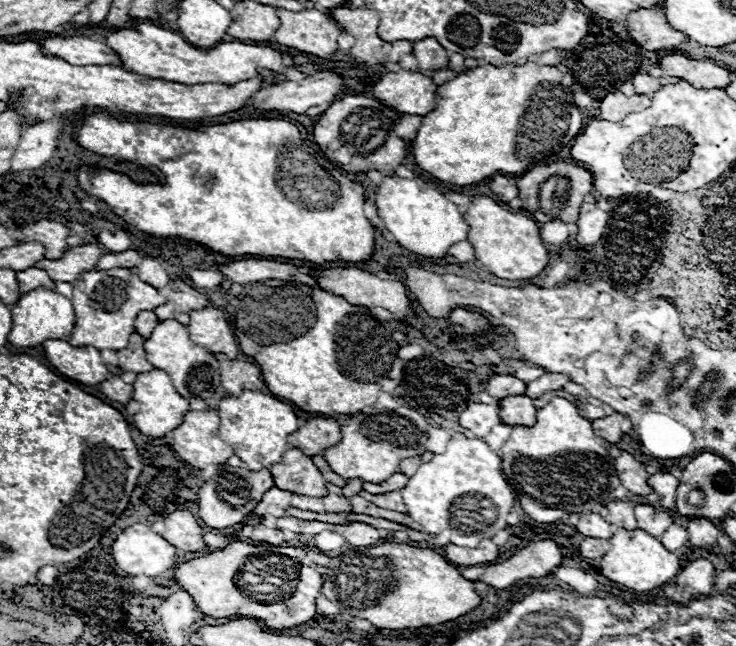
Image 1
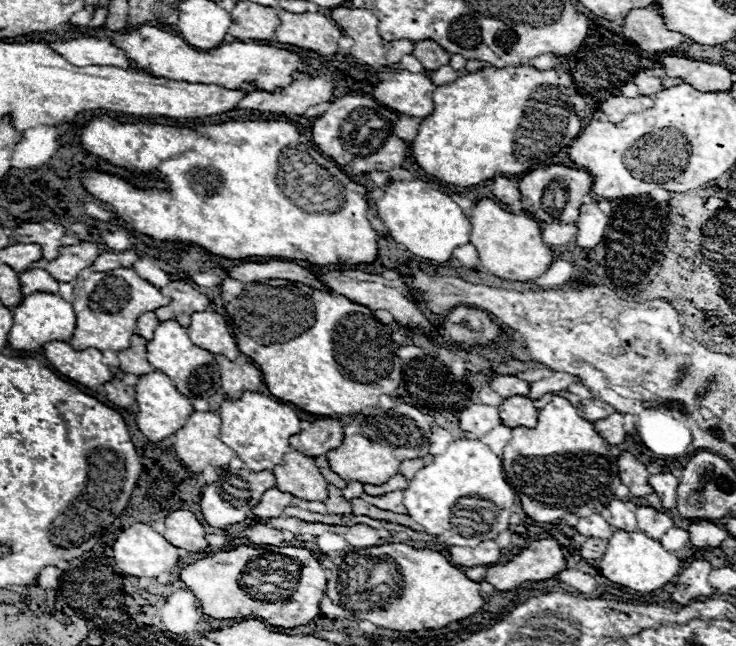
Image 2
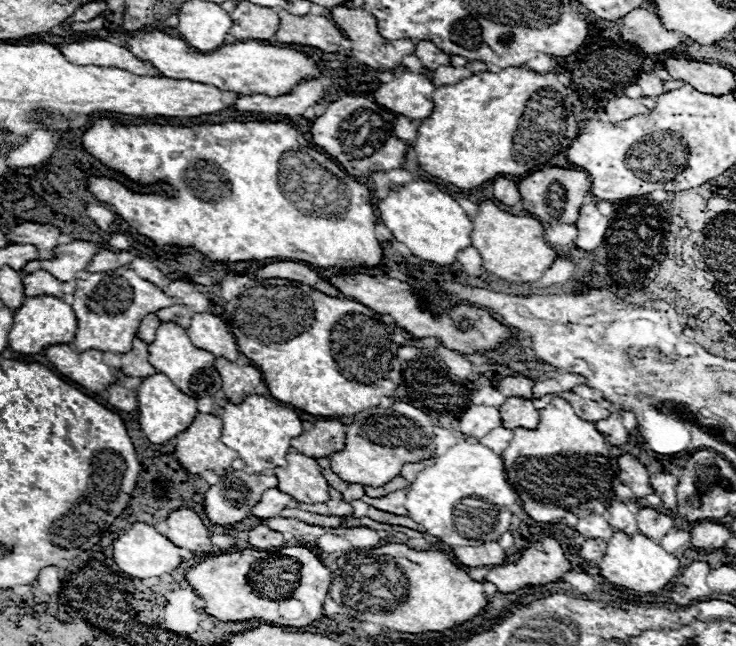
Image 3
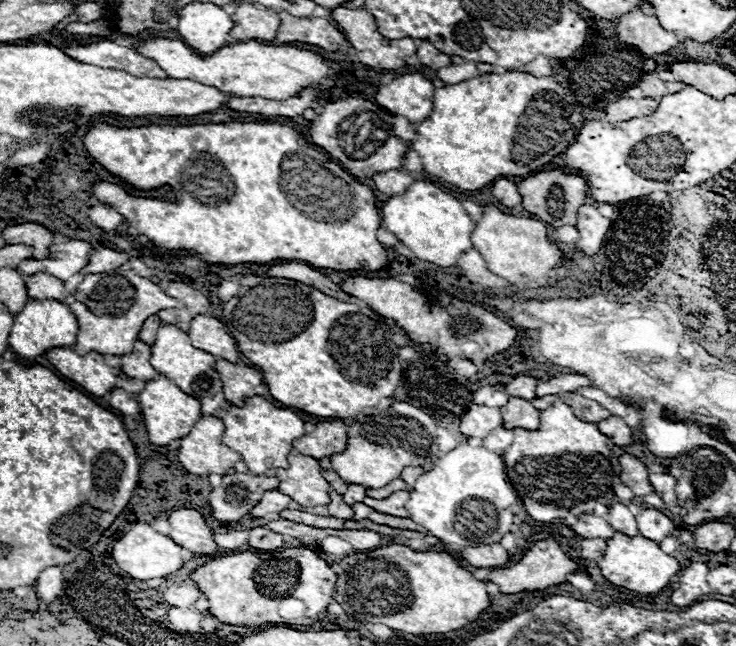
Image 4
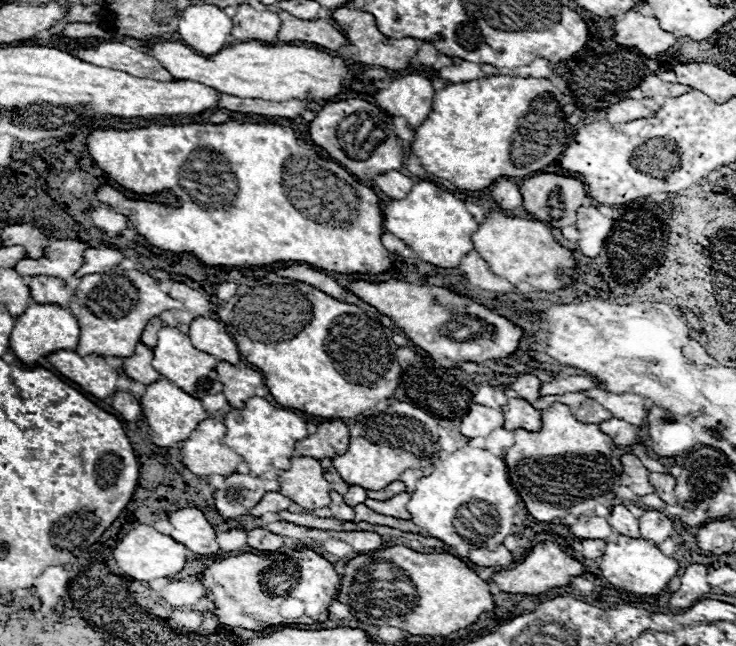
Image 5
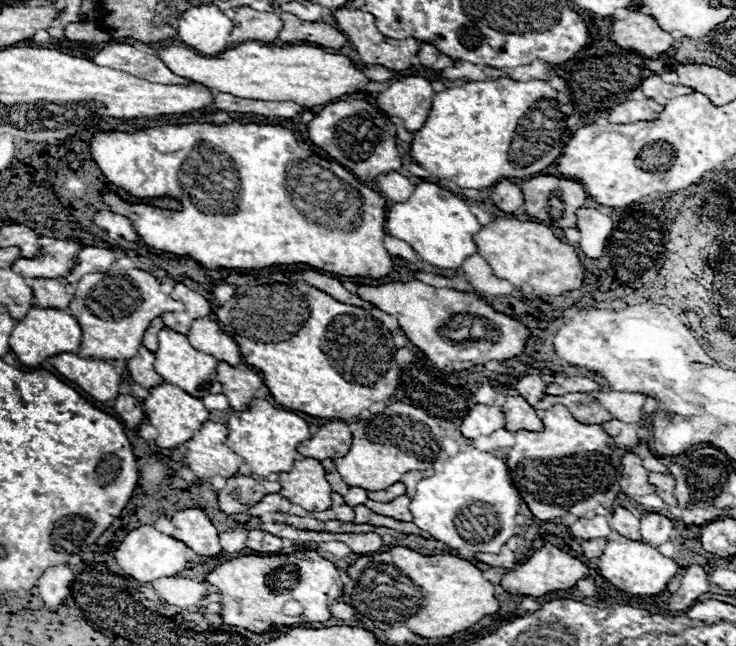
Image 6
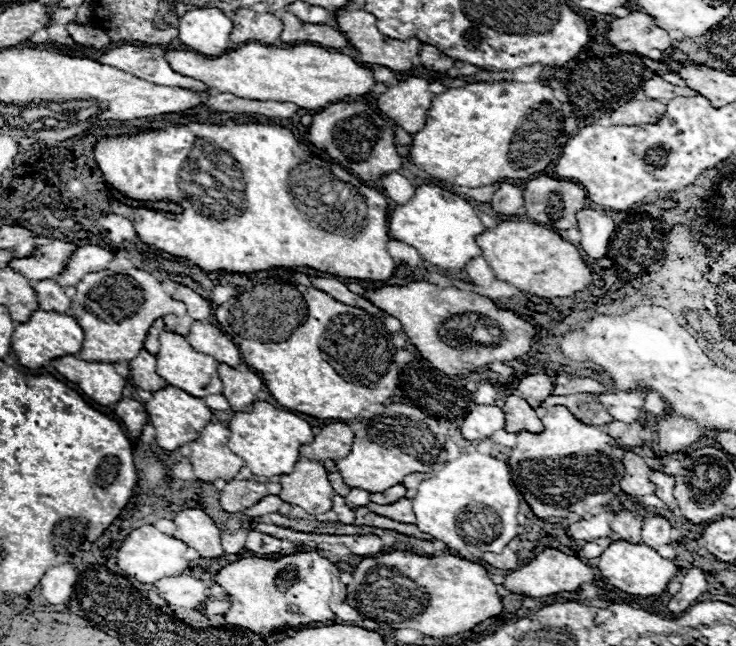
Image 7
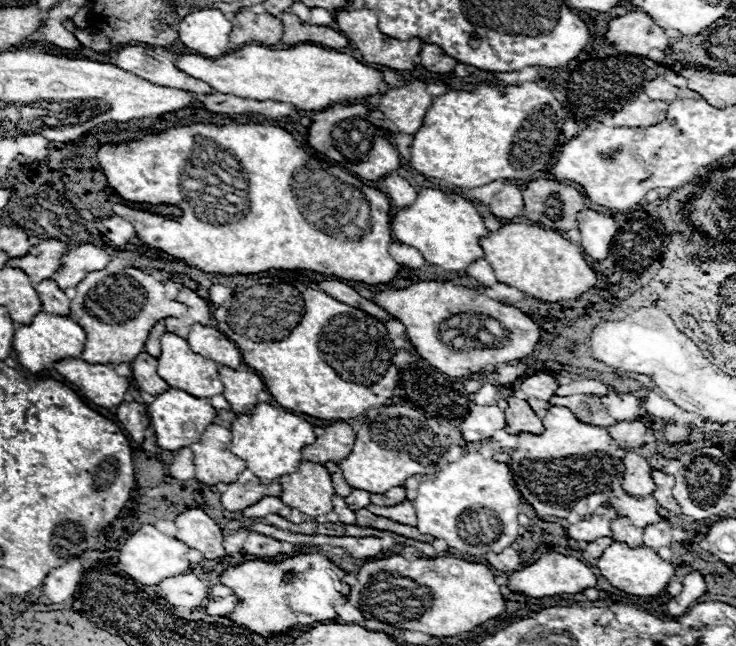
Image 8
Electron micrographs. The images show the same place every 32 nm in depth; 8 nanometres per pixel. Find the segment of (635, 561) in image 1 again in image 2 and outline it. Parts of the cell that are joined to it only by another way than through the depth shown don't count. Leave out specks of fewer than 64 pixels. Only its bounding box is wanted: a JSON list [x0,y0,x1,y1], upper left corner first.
[598,530,680,592]

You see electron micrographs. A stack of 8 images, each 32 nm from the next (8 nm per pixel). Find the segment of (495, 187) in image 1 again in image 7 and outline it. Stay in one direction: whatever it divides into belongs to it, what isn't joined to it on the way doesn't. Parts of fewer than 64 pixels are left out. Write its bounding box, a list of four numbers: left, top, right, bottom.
[492,182,524,216]

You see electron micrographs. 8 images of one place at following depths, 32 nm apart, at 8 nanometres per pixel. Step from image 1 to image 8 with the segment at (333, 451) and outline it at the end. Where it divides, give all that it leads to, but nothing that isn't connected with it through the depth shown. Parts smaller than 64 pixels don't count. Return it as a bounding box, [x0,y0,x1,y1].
[338,424,428,494]

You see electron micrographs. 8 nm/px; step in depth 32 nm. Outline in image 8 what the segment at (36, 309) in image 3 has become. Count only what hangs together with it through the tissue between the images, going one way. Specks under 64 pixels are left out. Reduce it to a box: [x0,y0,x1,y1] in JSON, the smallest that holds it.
[12,312,86,372]

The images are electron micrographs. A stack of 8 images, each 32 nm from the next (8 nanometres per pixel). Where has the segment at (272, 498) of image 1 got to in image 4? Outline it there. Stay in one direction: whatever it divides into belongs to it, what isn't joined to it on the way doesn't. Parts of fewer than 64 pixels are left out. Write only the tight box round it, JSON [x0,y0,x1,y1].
[250,490,292,518]

